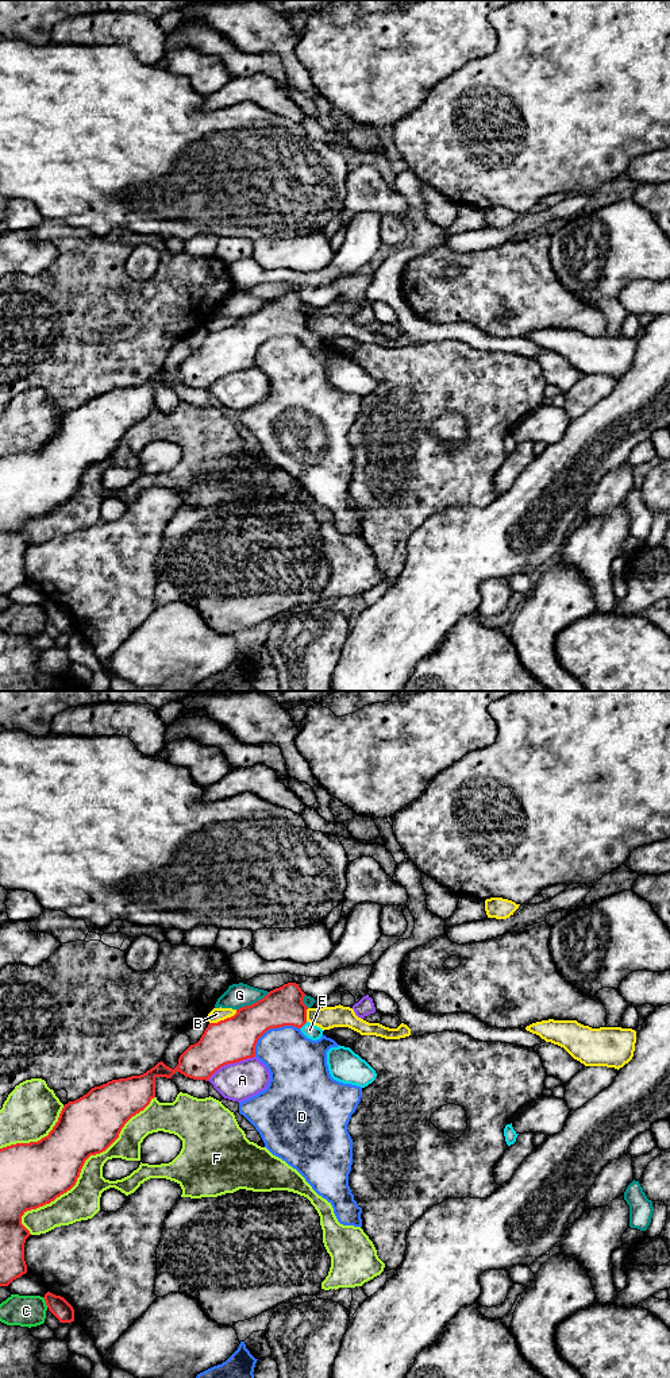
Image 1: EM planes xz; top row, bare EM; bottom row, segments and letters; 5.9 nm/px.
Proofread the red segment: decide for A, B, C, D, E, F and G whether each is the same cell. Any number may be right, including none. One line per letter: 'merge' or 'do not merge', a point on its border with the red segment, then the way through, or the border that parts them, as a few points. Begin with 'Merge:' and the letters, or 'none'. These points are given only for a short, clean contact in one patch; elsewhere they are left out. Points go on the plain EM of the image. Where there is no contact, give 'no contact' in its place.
Merge: E
A: do not merge; meets red in xz at (230, 371)
B: do not merge; meets red in xz at (224, 328)
C: do not merge; meets red in xz at (46, 612)
D: do not merge; meets red in xz at (270, 336)
E: merge; meets red in xz at (303, 334); runs through xz (282, 315), (303, 334), (310, 339)
F: do not merge; meets red in xz at (80, 479)
G: do not merge; meets red in xz at (254, 312)

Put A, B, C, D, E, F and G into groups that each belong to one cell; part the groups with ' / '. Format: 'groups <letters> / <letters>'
groups A / B / C / D / E / F / G

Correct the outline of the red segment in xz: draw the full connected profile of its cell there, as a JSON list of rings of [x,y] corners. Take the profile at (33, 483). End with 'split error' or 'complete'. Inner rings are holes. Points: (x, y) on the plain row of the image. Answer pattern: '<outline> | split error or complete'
[[[288,292],[270,300],[263,308],[236,319],[231,327],[209,332],[200,350],[190,354],[172,378],[162,370],[140,385],[108,390],[92,397],[82,406],[63,414],[58,431],[47,445],[38,451],[16,452],[0,458],[0,595],[27,582],[24,552],[31,544],[22,533],[22,525],[31,518],[50,513],[70,499],[91,464],[105,460],[118,447],[124,433],[143,420],[155,406],[155,387],[172,387],[176,381],[193,389],[205,389],[222,375],[255,366],[258,348],[270,337],[293,335],[317,350],[323,339],[307,329],[305,302],[299,293]]] | split error

